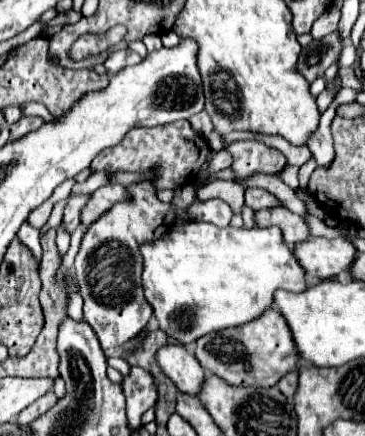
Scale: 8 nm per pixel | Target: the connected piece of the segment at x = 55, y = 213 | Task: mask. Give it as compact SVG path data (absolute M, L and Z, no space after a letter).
M68 196L68 198L64 198L64 200L60 200L60 202L56 202L56 206L54 206L54 210L52 210L52 216L50 216L50 220L46 222L46 226L44 226L40 232L46 232L46 230L50 230L50 228L58 228L60 214L62 214L62 210L64 210L64 204L66 204L66 200L70 200L70 196Z

